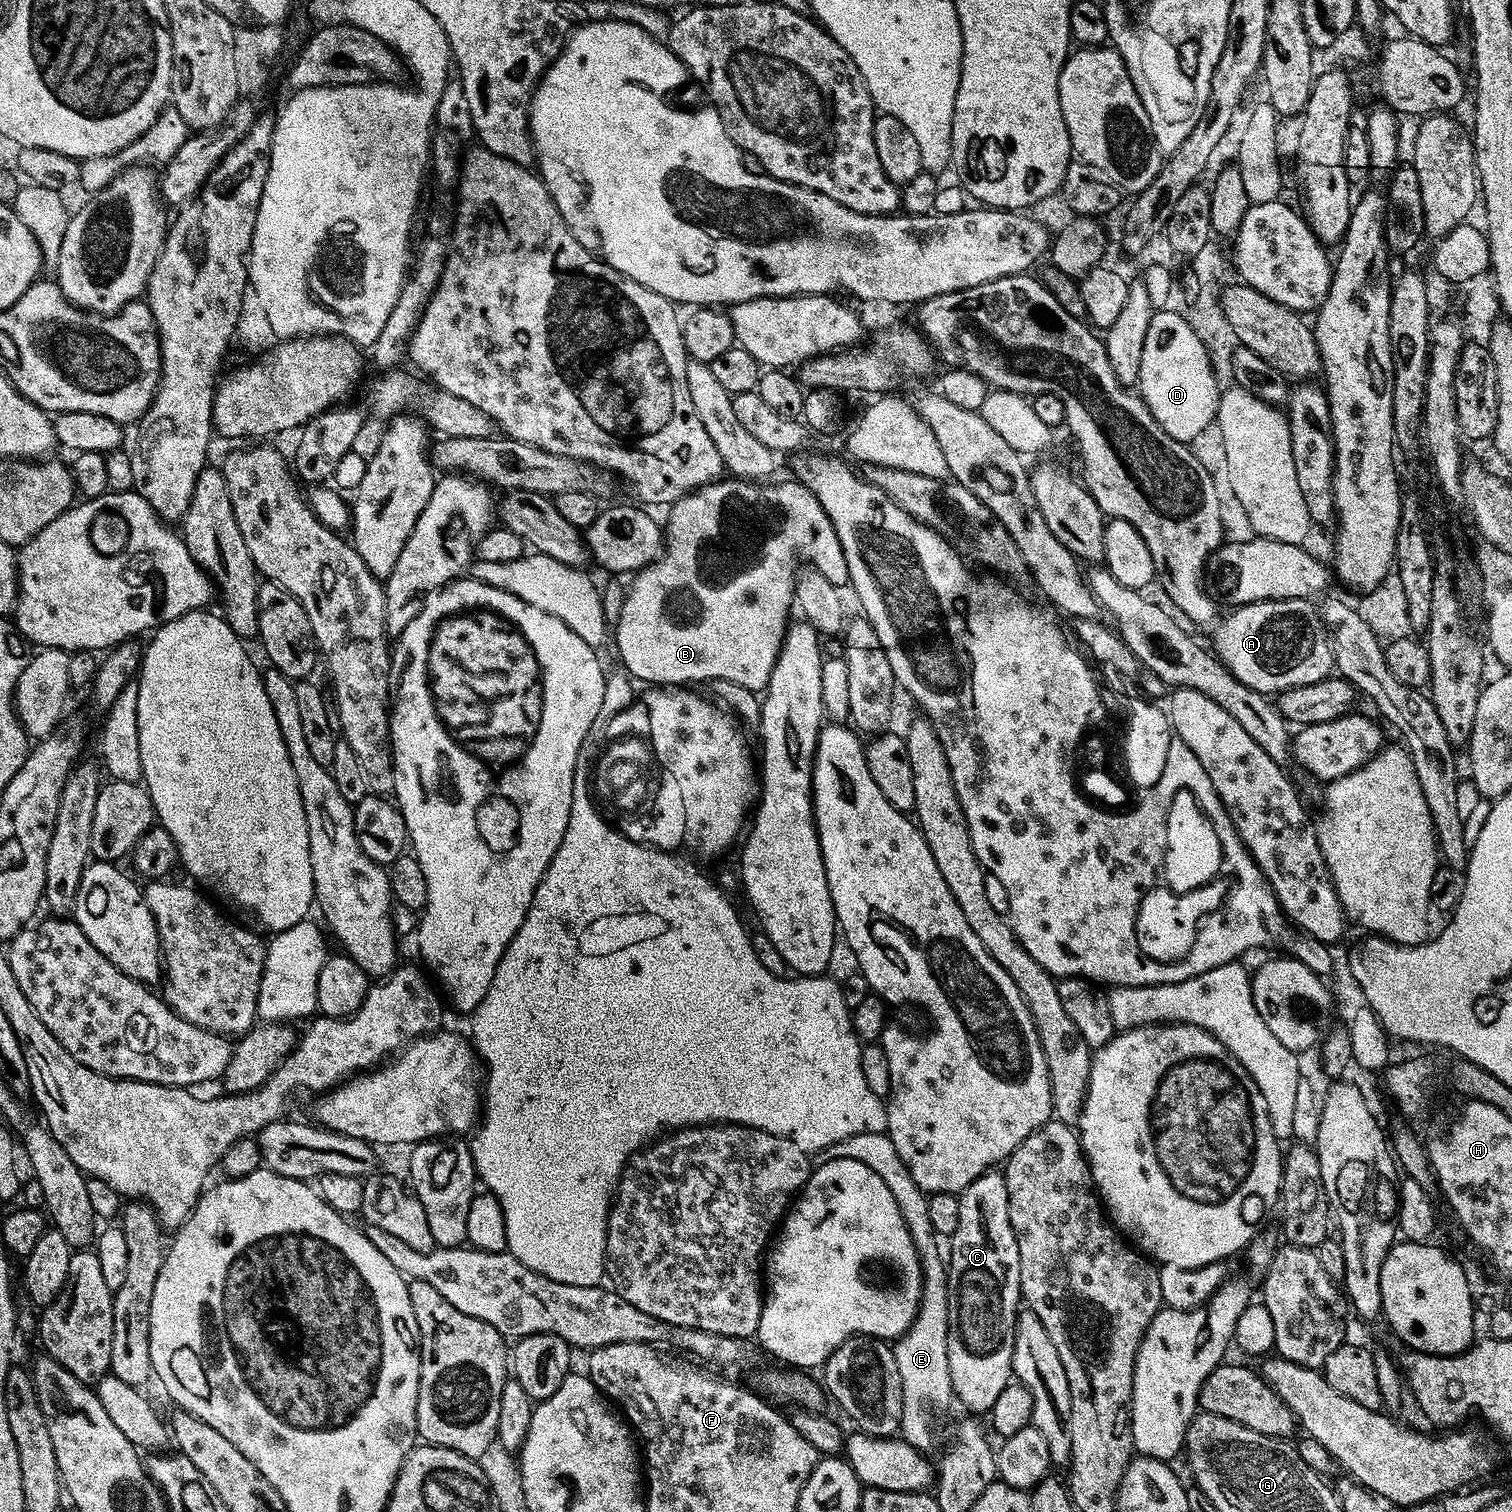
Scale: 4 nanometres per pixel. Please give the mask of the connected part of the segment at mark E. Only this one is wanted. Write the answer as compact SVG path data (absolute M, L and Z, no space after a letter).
M887 1132L854 1134L815 1153L814 1160L817 1165L831 1160L853 1160L862 1162L862 1166L870 1166L870 1170L874 1170L874 1174L890 1186L890 1194L894 1194L894 1202L898 1202L898 1210L920 1255L922 1299L914 1322L892 1344L892 1353L898 1362L898 1374L902 1378L904 1391L899 1435L920 1453L927 1453L932 1444L932 1408L944 1408L954 1400L948 1365L948 1301L945 1299L948 1273L945 1261L940 1261L940 1248L936 1245L938 1237L930 1226L928 1196L917 1186L914 1178L910 1178L910 1170L906 1170L902 1158L898 1158L898 1150L894 1150L894 1142Z

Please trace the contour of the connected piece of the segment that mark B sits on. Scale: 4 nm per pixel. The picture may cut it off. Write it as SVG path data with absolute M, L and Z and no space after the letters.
M722 478L714 483L697 488L671 505L666 523L666 539L664 551L660 559L648 567L635 573L632 589L620 608L620 617L614 620L614 640L616 636L616 648L620 651L620 660L624 668L632 676L652 684L648 686L696 686L699 680L711 682L725 680L734 682L738 686L746 686L746 690L757 694L763 693L770 682L770 674L776 665L776 659L780 656L780 645L784 643L784 633L787 632L789 621L784 620L788 607L795 603L796 560L806 562L815 571L821 572L828 581L837 586L849 583L848 567L846 566L846 554L842 554L842 542L838 542L838 534L818 498L795 478L789 478L785 484L766 486L756 482L745 482L735 478Z

